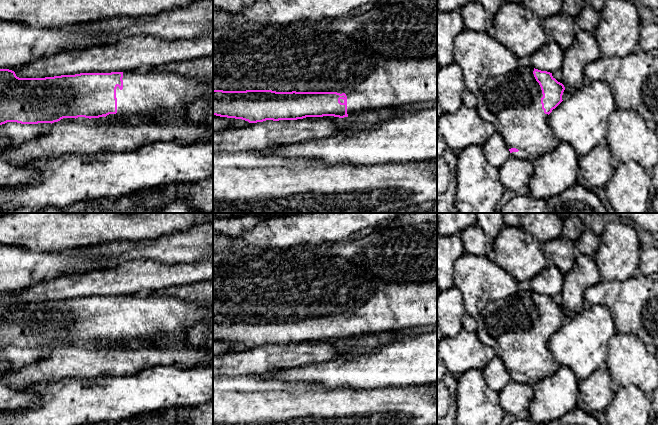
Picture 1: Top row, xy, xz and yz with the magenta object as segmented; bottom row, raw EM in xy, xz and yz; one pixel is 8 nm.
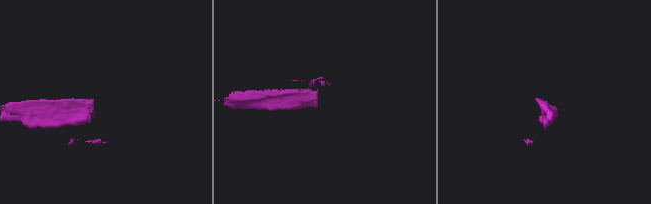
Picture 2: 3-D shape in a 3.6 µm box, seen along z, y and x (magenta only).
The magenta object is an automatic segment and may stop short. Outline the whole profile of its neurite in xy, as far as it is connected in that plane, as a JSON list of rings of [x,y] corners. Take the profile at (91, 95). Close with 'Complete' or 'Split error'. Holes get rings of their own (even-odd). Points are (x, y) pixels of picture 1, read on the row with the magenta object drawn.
[[[0,69],[0,125],[7,122],[17,122],[21,124],[38,124],[38,123],[51,123],[52,127],[49,133],[28,140],[23,144],[20,144],[16,147],[9,147],[0,152],[0,159],[3,159],[14,165],[21,164],[30,164],[39,159],[49,159],[57,158],[63,155],[93,155],[100,153],[123,153],[123,152],[132,152],[139,149],[142,146],[151,144],[153,142],[159,141],[171,141],[177,144],[191,144],[200,141],[213,141],[213,129],[201,124],[197,125],[190,121],[189,116],[187,115],[187,107],[193,101],[198,98],[211,99],[213,98],[213,81],[209,78],[197,79],[191,77],[185,77],[182,75],[177,75],[172,72],[162,72],[162,73],[141,73],[135,71],[126,71],[126,72],[111,72],[111,73],[80,73],[75,75],[61,75],[54,77],[45,77],[45,78],[19,78],[16,76],[15,72],[9,69]],[[130,116],[136,116],[139,118],[138,122],[131,124],[127,121]],[[78,117],[85,118],[99,118],[106,117],[105,122],[97,122],[94,125],[88,125],[77,121]]]. Split error

